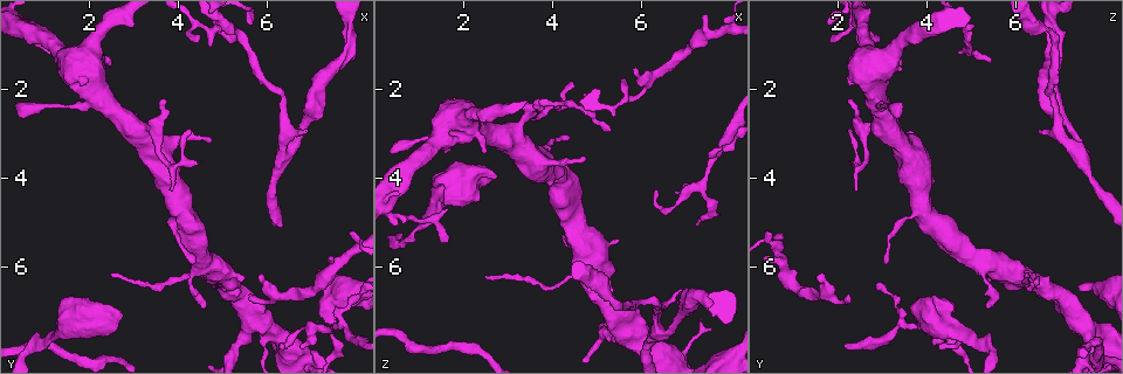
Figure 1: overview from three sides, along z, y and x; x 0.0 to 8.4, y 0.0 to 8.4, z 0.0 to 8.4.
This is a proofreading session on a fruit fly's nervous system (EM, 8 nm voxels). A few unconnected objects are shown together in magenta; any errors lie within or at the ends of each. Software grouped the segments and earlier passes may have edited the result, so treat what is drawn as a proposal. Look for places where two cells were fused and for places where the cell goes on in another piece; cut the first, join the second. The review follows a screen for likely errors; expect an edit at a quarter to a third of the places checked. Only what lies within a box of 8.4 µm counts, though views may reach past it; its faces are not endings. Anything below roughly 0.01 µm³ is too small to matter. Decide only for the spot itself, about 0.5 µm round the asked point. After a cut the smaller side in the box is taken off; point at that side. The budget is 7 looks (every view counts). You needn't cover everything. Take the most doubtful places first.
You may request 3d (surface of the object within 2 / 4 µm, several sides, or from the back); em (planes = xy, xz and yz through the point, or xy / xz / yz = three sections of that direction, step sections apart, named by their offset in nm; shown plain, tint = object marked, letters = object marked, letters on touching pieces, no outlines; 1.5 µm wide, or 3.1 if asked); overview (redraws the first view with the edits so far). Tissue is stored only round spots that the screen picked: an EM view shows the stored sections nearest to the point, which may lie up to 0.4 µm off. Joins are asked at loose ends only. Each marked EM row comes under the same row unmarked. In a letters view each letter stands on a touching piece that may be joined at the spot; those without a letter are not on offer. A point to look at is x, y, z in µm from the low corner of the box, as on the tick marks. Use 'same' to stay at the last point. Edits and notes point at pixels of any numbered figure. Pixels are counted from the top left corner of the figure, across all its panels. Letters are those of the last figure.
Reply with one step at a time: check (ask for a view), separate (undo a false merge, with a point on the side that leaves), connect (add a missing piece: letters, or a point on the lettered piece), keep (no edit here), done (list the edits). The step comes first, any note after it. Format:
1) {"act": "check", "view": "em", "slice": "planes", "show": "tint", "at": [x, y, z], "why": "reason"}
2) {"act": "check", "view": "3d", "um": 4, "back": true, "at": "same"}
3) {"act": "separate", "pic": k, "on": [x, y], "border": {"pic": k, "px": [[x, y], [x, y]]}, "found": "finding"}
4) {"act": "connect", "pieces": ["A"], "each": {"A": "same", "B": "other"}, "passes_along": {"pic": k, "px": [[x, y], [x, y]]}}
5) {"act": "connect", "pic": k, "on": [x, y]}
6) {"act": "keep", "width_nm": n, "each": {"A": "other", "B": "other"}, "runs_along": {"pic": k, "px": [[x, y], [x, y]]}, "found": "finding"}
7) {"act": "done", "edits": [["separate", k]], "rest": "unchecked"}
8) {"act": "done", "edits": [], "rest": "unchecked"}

{"act": "check", "view": "3d", "um": 4, "at": [6.90, 2.95, 6.55], "why": "free end"}

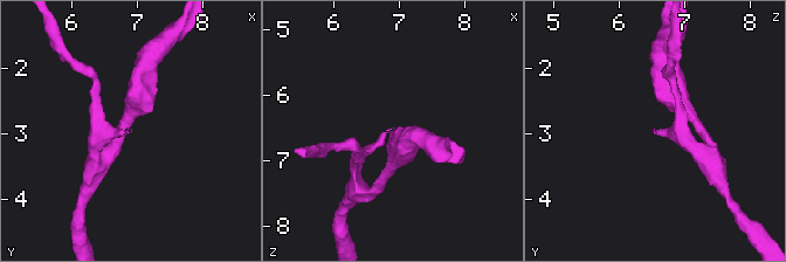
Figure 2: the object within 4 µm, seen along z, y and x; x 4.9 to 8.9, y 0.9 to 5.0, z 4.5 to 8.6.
{"act": "check", "view": "em", "slice": "planes", "show": "letters", "at": [6.80, 2.95, 6.60], "why": "shape alone is not enough"}

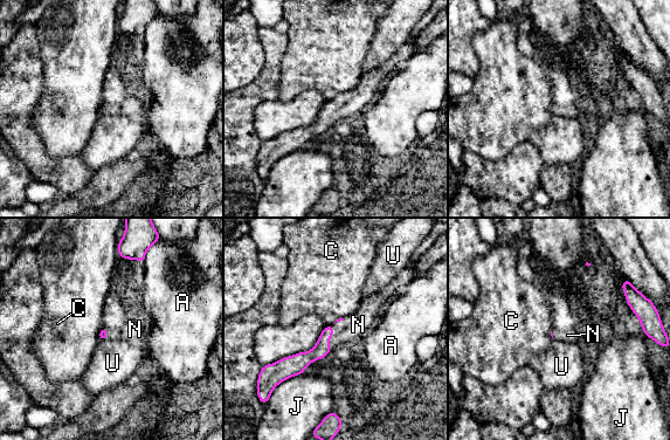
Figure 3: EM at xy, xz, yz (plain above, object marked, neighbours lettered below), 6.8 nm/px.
{"act": "connect", "pieces": ["N"], "each": {"A": "other", "C": "other", "J": "other", "N": "same", "U": "other"}, "passes_along": {"pic": 3, "px": [[322, 348], [333, 331], [358, 324]]}, "found": "it goes on there"}

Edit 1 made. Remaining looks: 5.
{"act": "check", "view": "3d", "um": 2, "at": [5.25, 0.95, 2.95]}

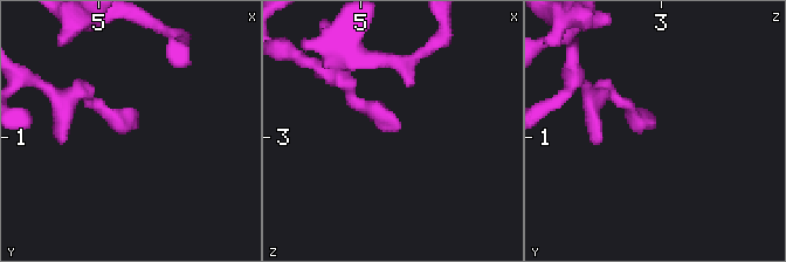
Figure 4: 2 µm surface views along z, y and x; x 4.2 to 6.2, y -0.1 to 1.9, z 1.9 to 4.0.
{"act": "check", "view": "em", "slice": "planes", "show": "letters", "at": [5.24, 0.94, 2.96]}

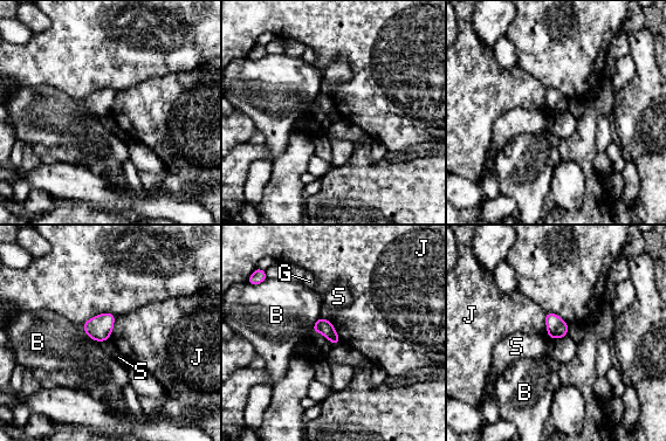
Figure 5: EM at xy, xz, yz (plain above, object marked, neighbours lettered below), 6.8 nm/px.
{"act": "keep", "each": {"B": "other", "G": "other", "J": "other", "S": "other"}, "border": {"pic": 5, "px": [[544, 314], [546, 330], [550, 339]]}, "found": "none of them fits"}

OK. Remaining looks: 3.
{"act": "check", "view": "em", "slice": "planes", "show": "letters", "at": [4.75, 3.05, 3.55], "why": "an open end"}

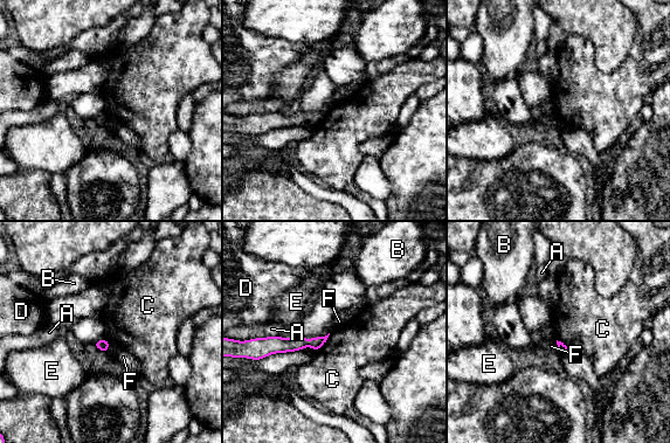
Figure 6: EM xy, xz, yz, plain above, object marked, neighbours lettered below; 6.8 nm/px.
{"act": "keep", "each": {"A": "other", "B": "other", "C": "other", "D": "other", "E": "other", "F": "other"}, "border": {"pic": 6, "px": [[330, 333], [318, 351]]}, "found": "none of them fits"}

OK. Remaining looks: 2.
{"act": "done", "edits": [["connect", 3]], "rest": "unchecked"}

